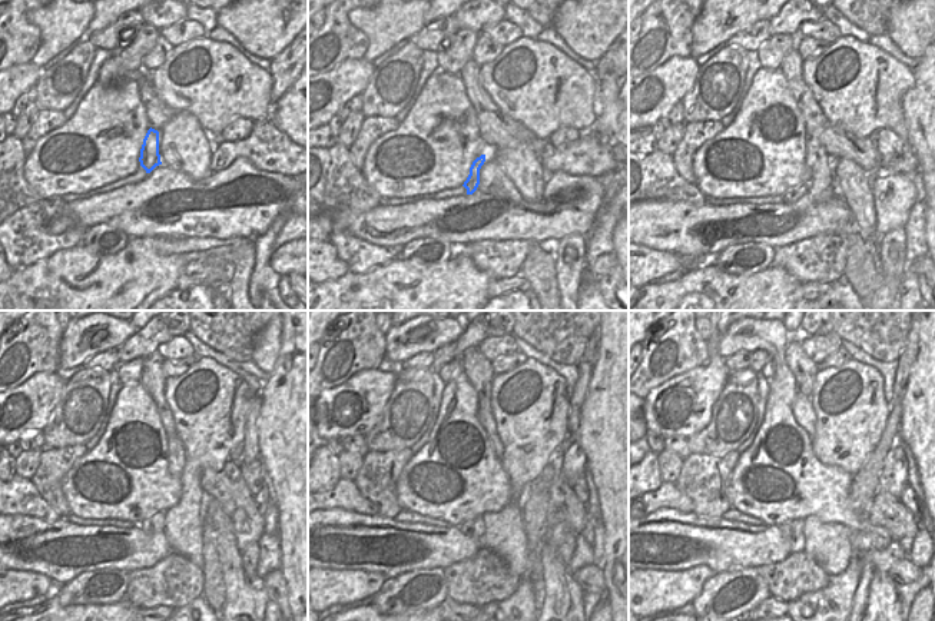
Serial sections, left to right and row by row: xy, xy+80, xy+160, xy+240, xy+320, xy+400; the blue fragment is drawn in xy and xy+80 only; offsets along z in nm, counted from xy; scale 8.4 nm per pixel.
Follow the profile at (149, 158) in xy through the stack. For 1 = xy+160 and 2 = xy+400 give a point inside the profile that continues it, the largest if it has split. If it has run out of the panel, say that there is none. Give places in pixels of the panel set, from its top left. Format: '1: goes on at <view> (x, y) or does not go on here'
1: goes on at xy+160 (793, 195)
2: goes on at xy+400 (793, 531)

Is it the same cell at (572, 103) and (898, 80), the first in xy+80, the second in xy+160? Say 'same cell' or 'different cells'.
same cell

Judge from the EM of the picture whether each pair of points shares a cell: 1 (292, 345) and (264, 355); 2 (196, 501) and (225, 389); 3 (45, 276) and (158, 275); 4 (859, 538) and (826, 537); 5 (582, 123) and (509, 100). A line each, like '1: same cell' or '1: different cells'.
1: different cells
2: same cell
3: same cell
4: different cells
5: same cell

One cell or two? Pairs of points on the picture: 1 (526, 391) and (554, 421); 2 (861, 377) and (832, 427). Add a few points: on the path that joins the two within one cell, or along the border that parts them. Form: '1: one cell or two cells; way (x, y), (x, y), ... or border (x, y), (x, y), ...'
1: one cell; way (529, 399), (546, 418)
2: one cell; way (862, 389), (845, 414)

